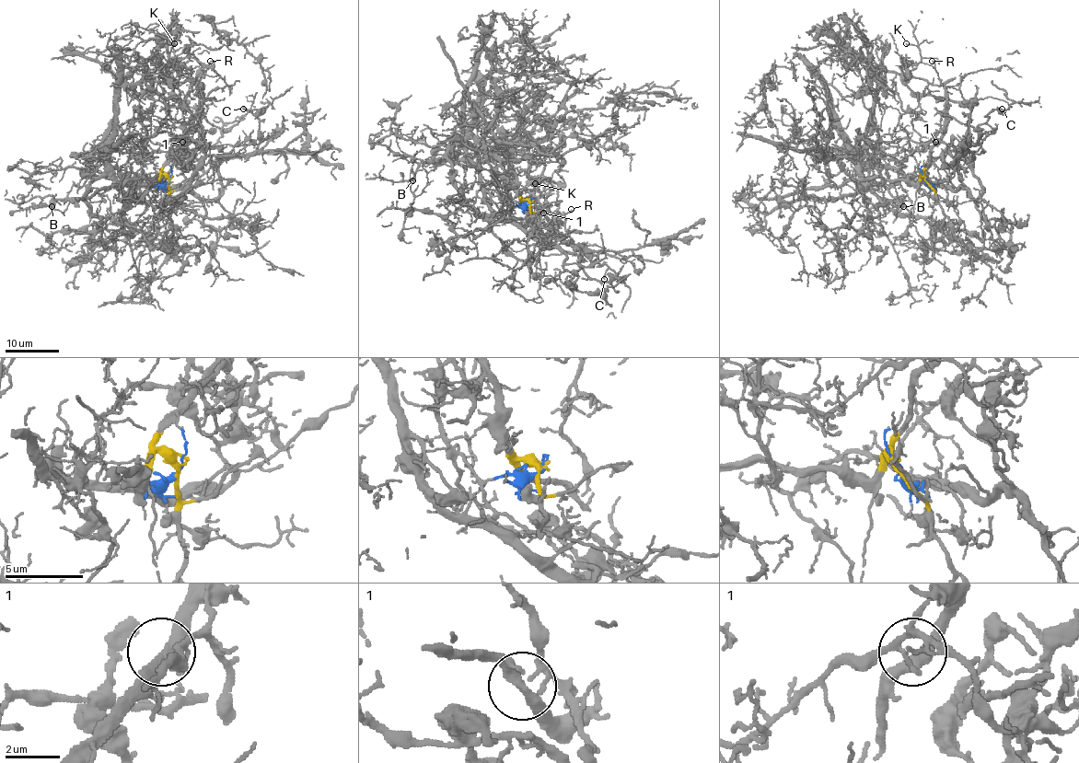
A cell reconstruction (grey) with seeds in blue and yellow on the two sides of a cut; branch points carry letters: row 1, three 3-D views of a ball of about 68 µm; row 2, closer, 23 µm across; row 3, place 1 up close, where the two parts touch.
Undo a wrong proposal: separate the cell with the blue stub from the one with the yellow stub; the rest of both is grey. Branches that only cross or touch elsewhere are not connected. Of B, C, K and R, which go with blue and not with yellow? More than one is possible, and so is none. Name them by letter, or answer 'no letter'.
B, K

